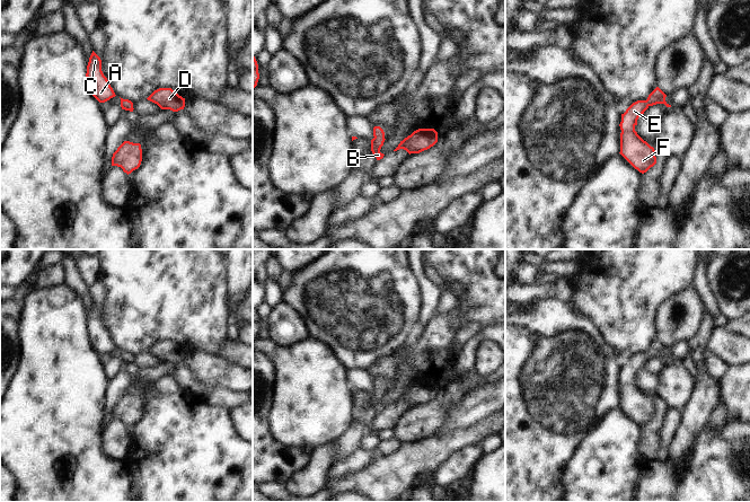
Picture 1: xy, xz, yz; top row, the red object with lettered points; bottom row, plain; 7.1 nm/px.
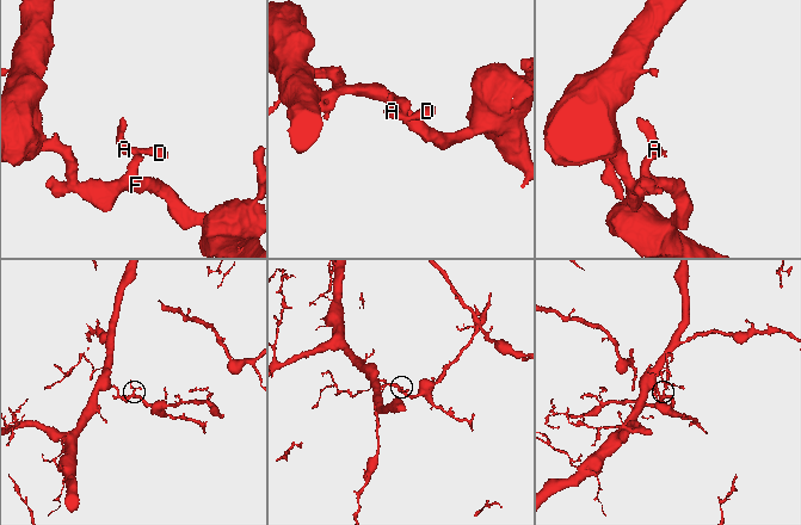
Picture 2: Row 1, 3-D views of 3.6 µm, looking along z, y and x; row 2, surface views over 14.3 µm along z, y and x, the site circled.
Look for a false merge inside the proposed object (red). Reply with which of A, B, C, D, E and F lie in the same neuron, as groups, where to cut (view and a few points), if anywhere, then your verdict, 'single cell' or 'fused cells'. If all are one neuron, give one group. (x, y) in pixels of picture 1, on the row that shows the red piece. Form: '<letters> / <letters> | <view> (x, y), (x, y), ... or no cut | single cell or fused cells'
A B C D E F | no cut | single cell

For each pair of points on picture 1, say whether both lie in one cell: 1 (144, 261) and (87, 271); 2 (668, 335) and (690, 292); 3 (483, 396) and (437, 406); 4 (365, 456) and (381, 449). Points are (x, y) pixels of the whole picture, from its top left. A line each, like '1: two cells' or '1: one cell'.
1: two cells
2: one cell
3: two cells
4: two cells

